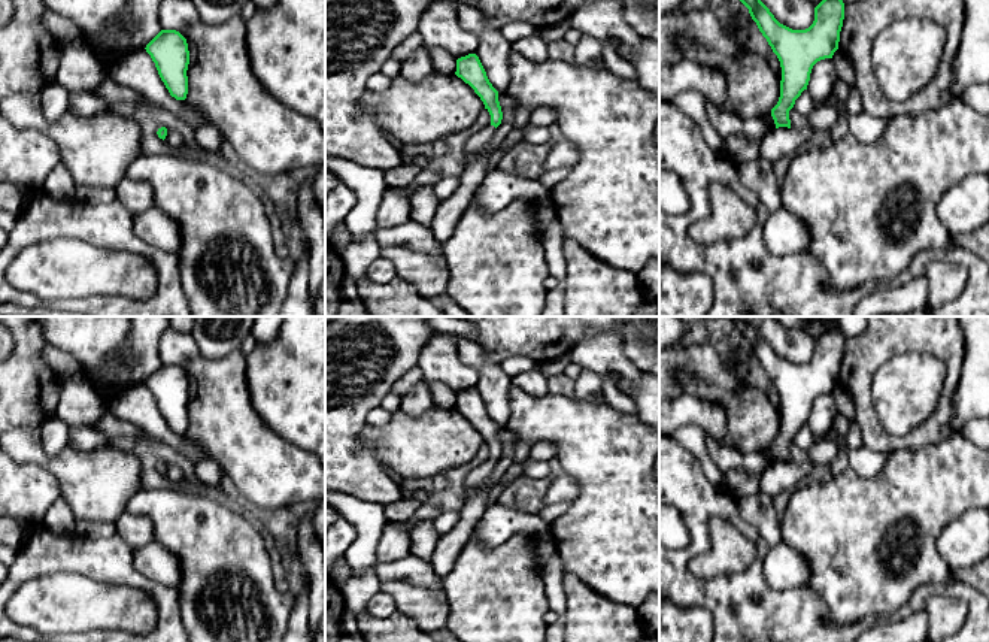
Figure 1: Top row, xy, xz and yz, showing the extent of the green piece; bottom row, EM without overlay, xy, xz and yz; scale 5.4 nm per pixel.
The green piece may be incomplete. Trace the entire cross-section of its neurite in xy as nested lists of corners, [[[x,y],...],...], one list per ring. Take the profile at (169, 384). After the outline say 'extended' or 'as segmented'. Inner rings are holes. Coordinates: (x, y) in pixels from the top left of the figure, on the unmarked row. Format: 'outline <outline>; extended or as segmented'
outline [[[161,364],[148,379],[161,415],[176,434],[185,434],[188,428],[189,385],[186,373],[176,364]]]; as segmented

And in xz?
outline [[[476,388],[458,393],[455,409],[474,424],[491,449],[491,458],[482,466],[470,470],[465,476],[462,499],[467,500],[483,487],[485,481],[494,470],[495,463],[501,458],[503,446],[498,436],[498,426],[489,417]]]; extended

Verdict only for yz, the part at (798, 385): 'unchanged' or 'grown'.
unchanged

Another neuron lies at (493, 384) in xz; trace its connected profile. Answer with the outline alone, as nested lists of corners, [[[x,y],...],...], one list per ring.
[[[467,337],[458,340],[458,355],[464,364],[477,372],[476,390],[492,421],[498,426],[507,424],[510,420],[509,391],[513,384],[501,363],[492,361],[477,342]]]

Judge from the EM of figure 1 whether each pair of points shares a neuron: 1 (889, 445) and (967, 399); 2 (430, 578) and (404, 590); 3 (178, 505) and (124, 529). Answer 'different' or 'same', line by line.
1: different
2: different
3: different

